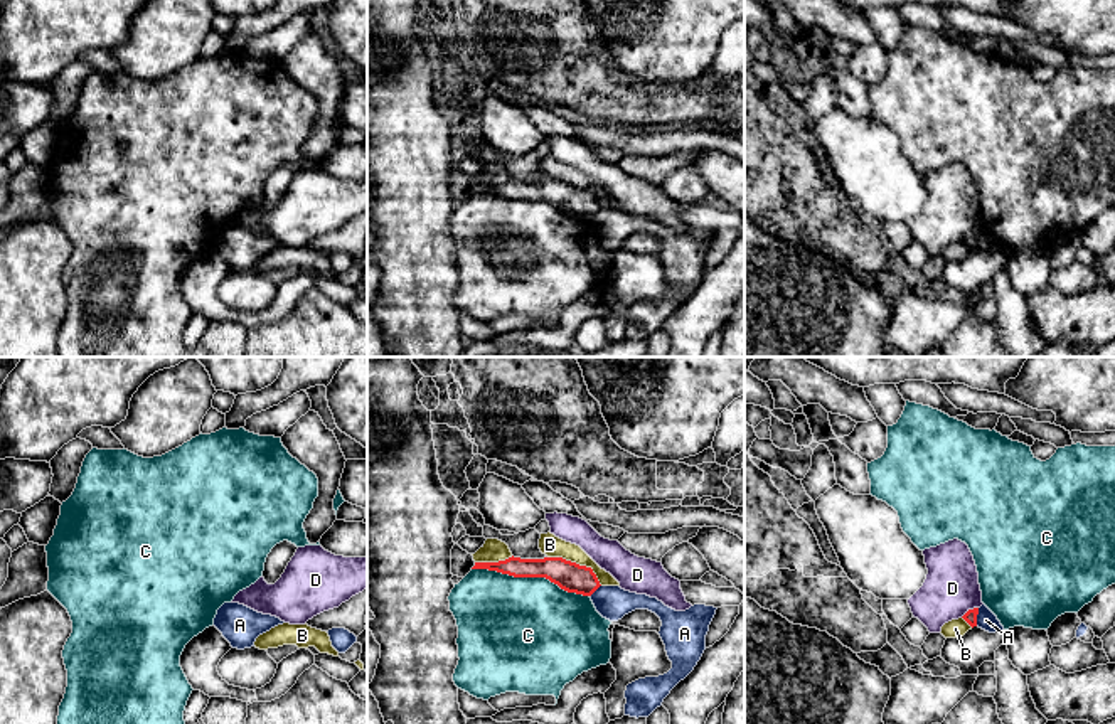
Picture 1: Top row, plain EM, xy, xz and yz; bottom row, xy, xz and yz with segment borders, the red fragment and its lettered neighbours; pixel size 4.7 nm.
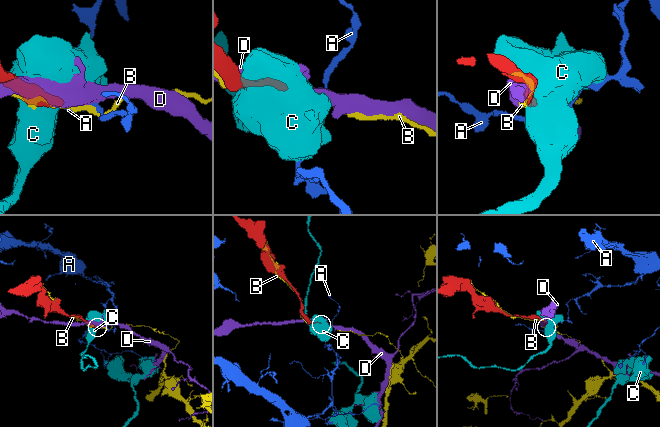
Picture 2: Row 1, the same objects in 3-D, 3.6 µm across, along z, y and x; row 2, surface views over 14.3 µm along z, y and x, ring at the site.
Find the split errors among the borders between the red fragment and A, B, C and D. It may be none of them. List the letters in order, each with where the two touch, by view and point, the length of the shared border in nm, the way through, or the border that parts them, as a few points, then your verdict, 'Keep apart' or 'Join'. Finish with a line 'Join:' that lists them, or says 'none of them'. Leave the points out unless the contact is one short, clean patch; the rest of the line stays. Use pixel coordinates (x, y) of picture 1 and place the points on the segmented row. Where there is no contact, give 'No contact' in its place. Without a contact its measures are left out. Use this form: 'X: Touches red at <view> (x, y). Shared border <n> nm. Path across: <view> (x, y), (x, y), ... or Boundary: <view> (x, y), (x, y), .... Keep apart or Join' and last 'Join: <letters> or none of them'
A: Touches red at yz (976, 617). Shared border 90 nm. Boundary: yz (979, 608), (976, 625). Keep apart
B: Touches red at xz (578, 564). Shared border 300 nm. Keep apart
C: Touches red at xz (531, 576). Shared border 600 nm. Keep apart
D: Touches red at yz (969, 610). Shared border 100 nm. Keep apart
Join: none of them

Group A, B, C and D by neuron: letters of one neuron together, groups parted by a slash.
A / B / C / D

